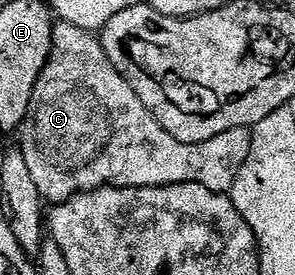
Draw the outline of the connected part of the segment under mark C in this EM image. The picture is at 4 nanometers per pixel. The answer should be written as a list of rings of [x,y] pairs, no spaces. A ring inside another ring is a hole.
[[[62,20],[55,22],[49,60],[37,80],[37,88],[33,88],[29,112],[17,137],[37,192],[51,204],[102,186],[172,186],[196,182],[210,190],[227,192],[251,151],[251,130],[246,126],[221,132],[221,136],[213,136],[213,140],[198,142],[195,146],[169,136],[157,124],[153,112],[141,104],[137,92],[129,88],[121,72],[109,64],[102,41],[92,31]]]

